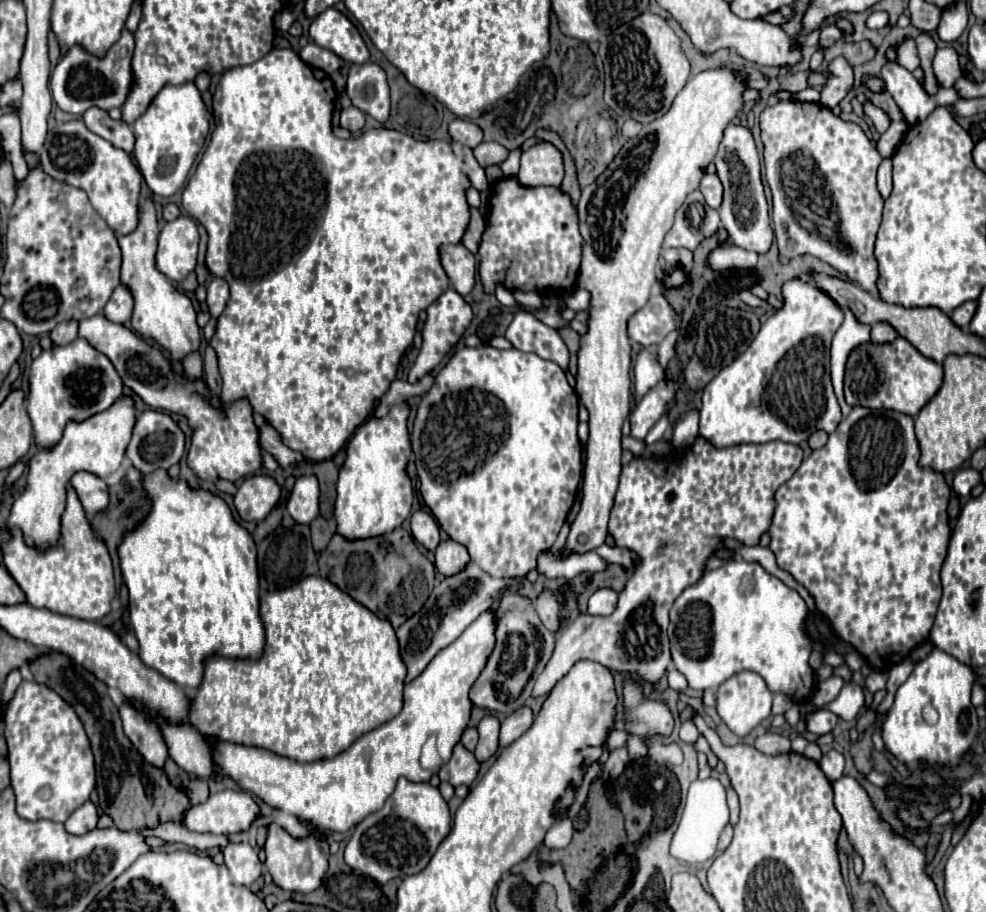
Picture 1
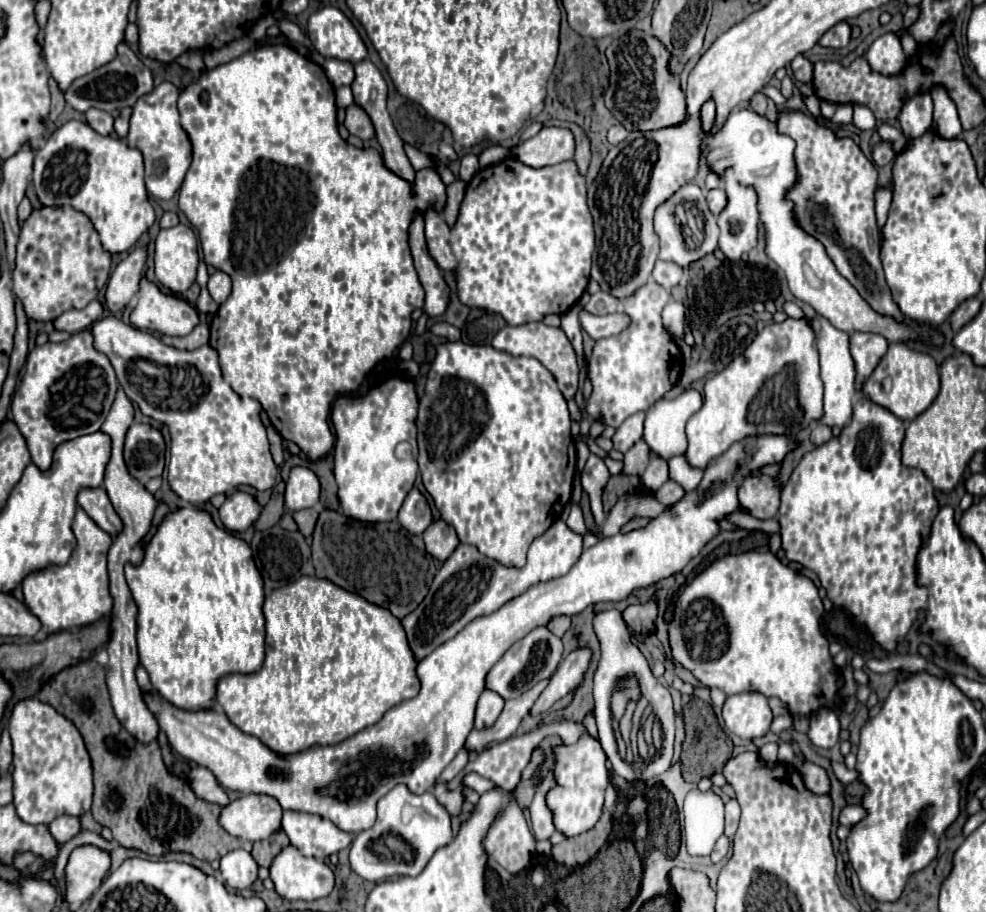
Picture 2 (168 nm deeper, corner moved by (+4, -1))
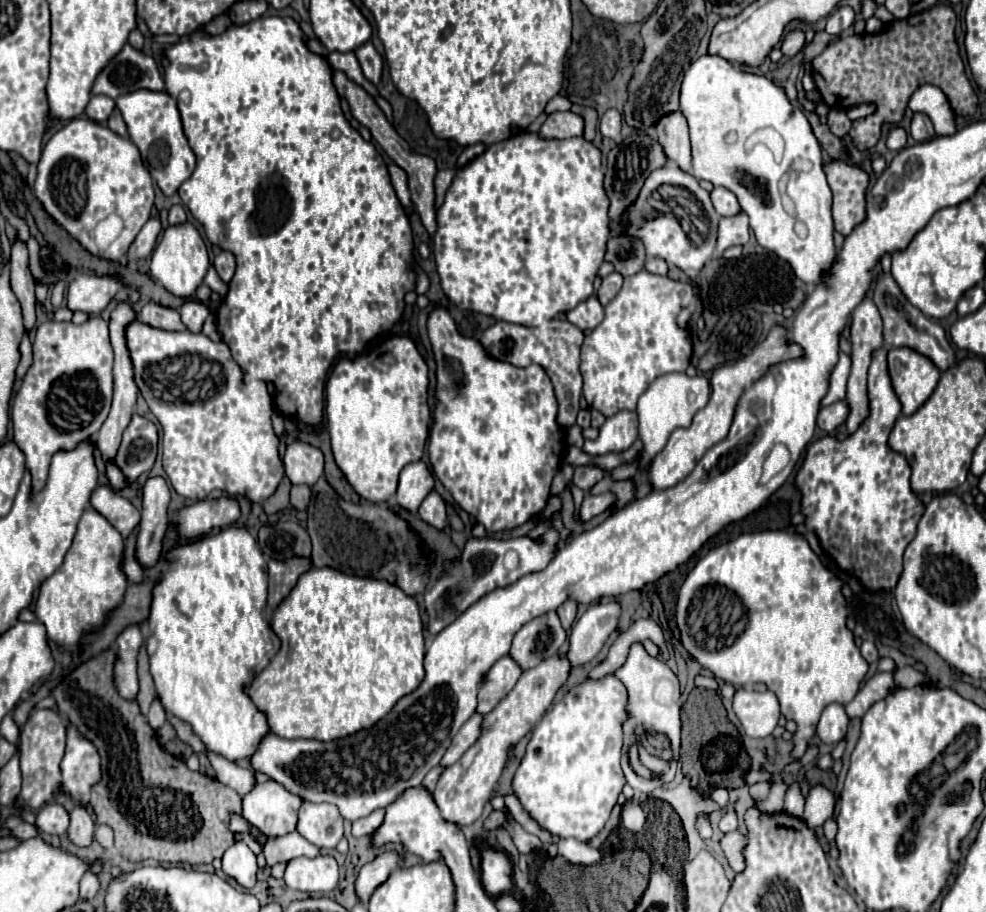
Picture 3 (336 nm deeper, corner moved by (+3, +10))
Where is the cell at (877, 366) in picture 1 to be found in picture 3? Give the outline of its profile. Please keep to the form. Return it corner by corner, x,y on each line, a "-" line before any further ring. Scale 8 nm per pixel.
901,346
887,352
887,366
893,390
903,406
903,414
913,414
935,390
939,368
913,348

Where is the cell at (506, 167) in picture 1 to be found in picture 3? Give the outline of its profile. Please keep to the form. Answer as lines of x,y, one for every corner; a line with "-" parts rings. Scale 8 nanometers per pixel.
556,95
553,97
545,107
545,113
547,115
555,111
568,111
571,109
571,102
566,96

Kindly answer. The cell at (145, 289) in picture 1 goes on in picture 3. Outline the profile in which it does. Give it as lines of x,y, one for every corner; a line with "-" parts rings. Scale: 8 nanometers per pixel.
187,300
181,308
179,308
179,314
181,314
181,322
187,326
187,330
191,332
201,332
203,328
203,322
207,320
207,316
211,314
211,308
203,302
197,302
197,300

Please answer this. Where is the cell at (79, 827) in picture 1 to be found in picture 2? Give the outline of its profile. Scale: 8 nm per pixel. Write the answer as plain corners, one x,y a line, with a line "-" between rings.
62,815
62,817
56,817
56,819
48,825
48,831
50,831
50,835
52,835
58,843
66,843
66,841
70,841
70,839
80,831
80,823
78,823
76,817

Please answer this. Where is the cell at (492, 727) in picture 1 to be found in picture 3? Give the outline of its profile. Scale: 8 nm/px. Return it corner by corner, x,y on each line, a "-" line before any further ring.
503,656
501,660
497,660
493,668
487,672
485,682
479,688
477,712
485,716
491,710
495,710
495,706
509,694
509,690
513,690
519,676
521,676
521,670
517,670
517,664
509,656

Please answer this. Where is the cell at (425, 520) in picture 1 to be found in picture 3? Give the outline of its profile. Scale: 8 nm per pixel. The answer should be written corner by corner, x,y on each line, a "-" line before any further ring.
413,462
401,470
395,500
407,512
417,514
421,502
427,498
427,494
433,490
433,486
435,486
435,480
433,480
433,474
429,472
427,464

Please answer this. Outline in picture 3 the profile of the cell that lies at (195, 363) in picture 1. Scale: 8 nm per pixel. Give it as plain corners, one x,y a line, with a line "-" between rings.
149,302
143,306
141,314
139,314
139,320
149,324
149,326
155,326
155,328
161,328
161,330
187,330
185,324
179,320
179,312
173,310
173,308
167,308
167,306
161,306
157,302

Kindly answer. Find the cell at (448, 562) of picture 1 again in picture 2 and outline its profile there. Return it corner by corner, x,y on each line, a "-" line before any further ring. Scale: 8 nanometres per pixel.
442,519
432,521
432,525
428,525
428,529
422,533
426,549
432,557
436,557
438,561
446,561
454,549
458,547
458,537
456,531

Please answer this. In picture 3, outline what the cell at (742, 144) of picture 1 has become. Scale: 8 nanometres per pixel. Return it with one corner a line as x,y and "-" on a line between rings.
745,212
735,216
727,216
719,220
719,238
717,238
717,254
725,252
731,246
749,242
749,218

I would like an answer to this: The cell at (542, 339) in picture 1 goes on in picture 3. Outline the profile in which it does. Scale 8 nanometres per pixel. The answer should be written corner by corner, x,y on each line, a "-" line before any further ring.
559,318
545,322
545,328
529,328
529,326
519,326
511,322
497,322
489,326
481,336
481,344
485,346
489,356
509,362
513,366
529,366
531,362
539,362
545,368
545,372
549,374
555,386
555,394
559,400
561,426
573,426
579,412
579,398
581,398
581,386
583,386
583,378
579,372
581,342
583,342
583,332
571,322
559,320

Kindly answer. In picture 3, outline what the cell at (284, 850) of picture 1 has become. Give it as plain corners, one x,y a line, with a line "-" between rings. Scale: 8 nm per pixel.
299,856
287,862
285,884
303,892
331,892
337,886
337,862
333,856

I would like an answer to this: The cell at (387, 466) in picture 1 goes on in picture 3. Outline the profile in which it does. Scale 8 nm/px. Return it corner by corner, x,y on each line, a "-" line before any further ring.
393,336
387,340
371,348
367,354
361,354
375,358
341,358
333,366
325,388
327,432
331,436
335,462
351,488
369,502
389,502
395,496
401,470
411,462
419,462
423,456
431,418
427,404
427,364
417,352
415,342
407,336

